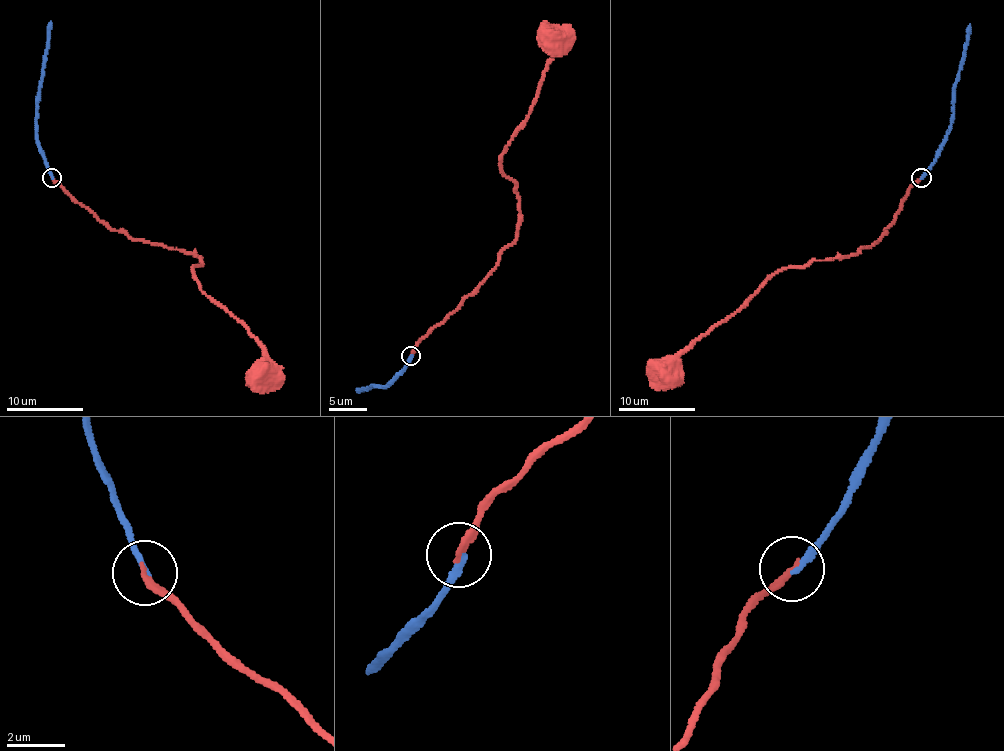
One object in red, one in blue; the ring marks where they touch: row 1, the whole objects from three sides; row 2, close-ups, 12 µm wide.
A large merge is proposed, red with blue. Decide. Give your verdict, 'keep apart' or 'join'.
join

